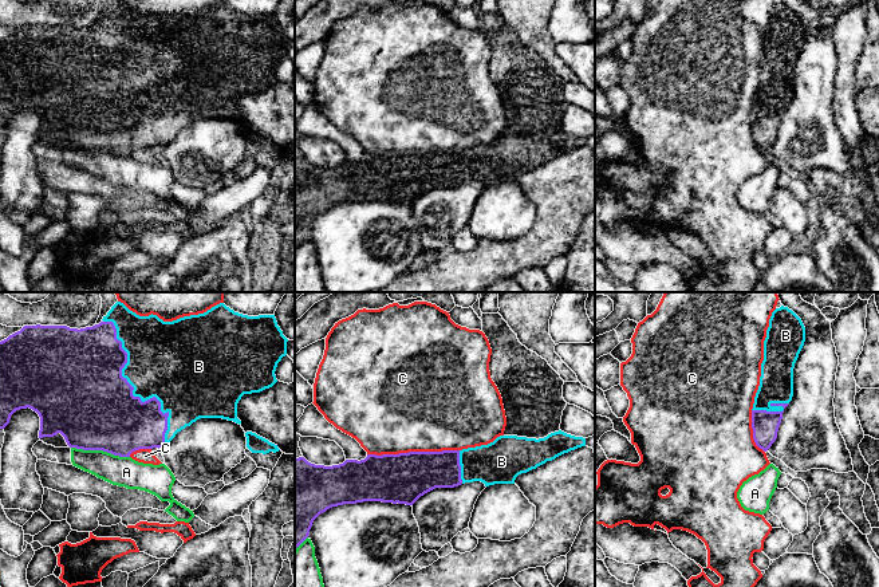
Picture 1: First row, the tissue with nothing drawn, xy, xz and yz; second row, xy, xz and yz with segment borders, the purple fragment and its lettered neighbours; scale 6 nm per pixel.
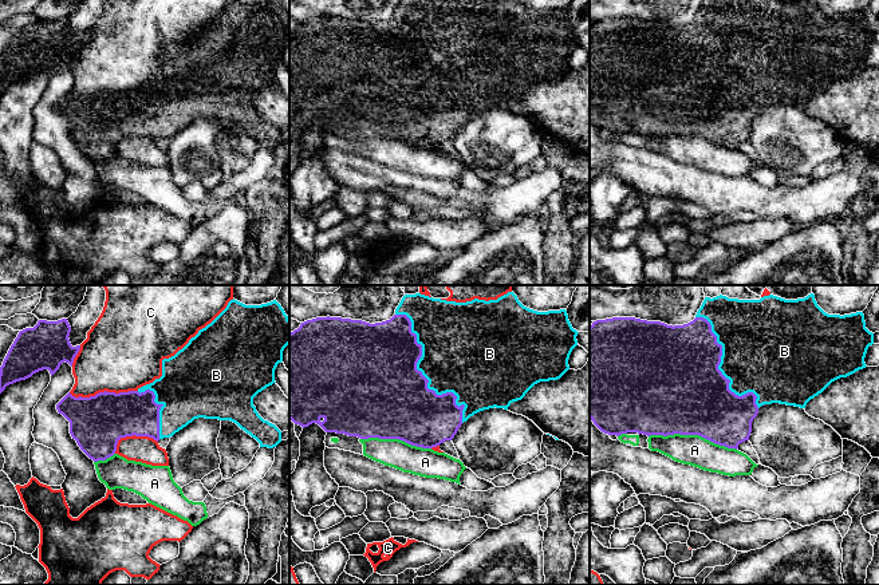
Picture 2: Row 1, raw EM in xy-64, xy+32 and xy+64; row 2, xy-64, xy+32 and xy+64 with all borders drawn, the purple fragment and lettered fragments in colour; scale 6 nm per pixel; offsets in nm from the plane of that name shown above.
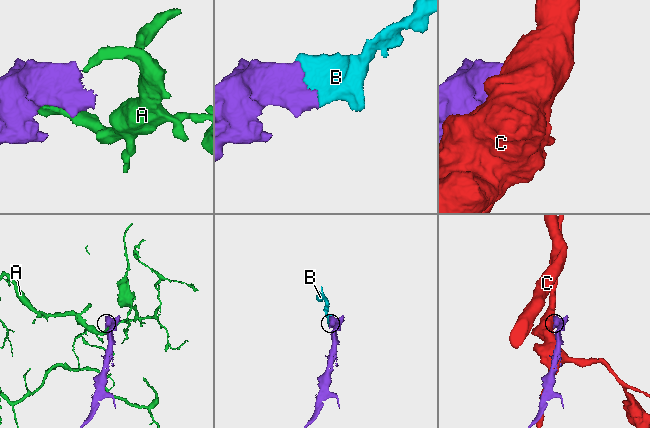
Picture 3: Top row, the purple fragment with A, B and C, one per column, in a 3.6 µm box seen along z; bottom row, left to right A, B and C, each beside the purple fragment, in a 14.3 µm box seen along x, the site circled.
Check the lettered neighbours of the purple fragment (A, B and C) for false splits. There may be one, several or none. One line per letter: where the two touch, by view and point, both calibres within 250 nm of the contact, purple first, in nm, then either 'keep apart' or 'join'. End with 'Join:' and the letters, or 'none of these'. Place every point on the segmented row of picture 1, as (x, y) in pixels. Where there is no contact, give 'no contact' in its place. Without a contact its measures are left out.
A: xy (101, 449) | 500/180 nm | keep apart
B: xy (133, 389) | 480/440 nm | join
C: xz (413, 452) | 300/500 nm | keep apart
Join: B

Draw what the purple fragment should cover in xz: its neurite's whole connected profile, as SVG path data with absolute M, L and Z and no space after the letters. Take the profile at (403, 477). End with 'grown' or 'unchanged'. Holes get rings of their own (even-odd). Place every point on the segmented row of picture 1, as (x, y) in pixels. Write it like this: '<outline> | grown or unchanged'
M559 430L539 440L500 436L488 445L462 450L367 454L364 460L346 460L332 466L315 465L304 457L295 458L295 551L308 537L314 520L332 507L363 501L413 505L435 488L454 488L473 481L481 481L485 486L515 484L519 474L582 446L586 446L586 438Z | grown

